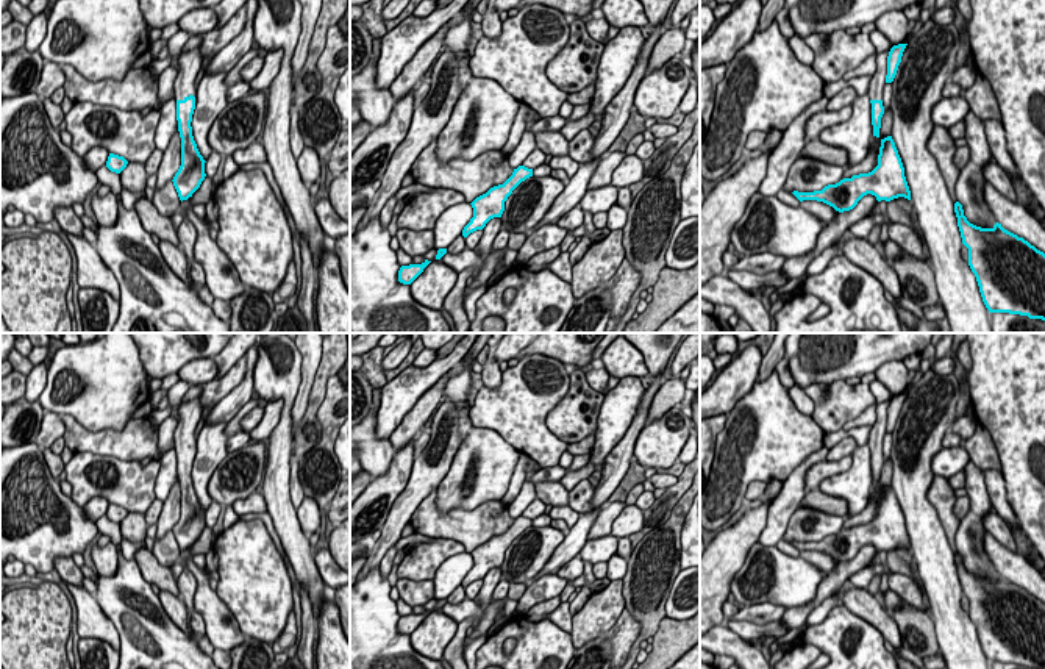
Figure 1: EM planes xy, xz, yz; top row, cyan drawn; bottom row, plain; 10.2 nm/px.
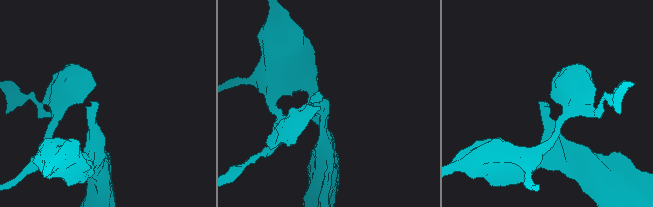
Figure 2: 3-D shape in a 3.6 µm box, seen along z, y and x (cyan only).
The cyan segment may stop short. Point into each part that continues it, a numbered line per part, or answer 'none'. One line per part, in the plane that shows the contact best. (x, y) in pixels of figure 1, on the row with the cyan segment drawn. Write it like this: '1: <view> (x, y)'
1: yz (878, 78)

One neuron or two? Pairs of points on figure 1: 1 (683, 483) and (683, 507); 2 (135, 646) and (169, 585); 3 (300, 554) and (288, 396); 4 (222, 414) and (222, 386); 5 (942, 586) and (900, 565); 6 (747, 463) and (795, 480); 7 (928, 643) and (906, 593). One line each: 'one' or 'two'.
1: one
2: two
3: one
4: two
5: two
6: two
7: two

